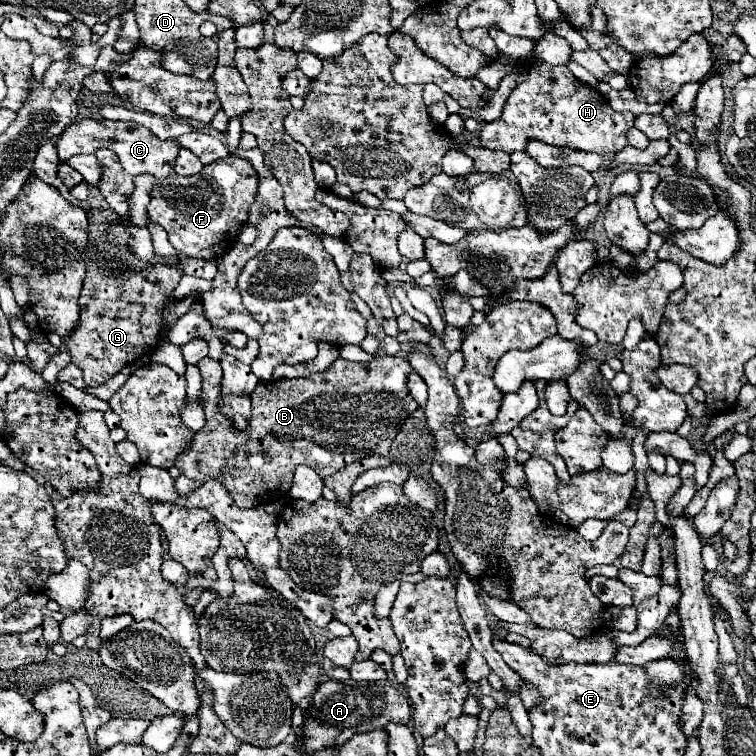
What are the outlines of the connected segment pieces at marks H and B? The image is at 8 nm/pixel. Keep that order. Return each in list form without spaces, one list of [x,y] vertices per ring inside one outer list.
[[[535,60],[525,82],[517,84],[507,98],[501,118],[481,128],[479,146],[511,154],[525,150],[527,140],[535,138],[553,146],[611,156],[627,146],[627,130],[633,122],[635,116],[631,112],[613,110],[599,90],[591,90],[591,86],[579,82],[567,68],[553,68]]]
[[[339,356],[327,370],[311,374],[307,378],[259,382],[257,388],[251,392],[253,410],[249,428],[233,430],[225,414],[219,410],[223,380],[221,364],[211,358],[203,358],[197,366],[203,376],[203,388],[199,398],[205,408],[207,424],[199,430],[195,442],[177,456],[175,466],[189,480],[217,478],[219,482],[223,482],[223,486],[231,492],[235,504],[241,508],[251,508],[257,504],[265,504],[267,500],[275,500],[277,496],[285,496],[291,488],[295,466],[299,464],[305,464],[313,468],[321,478],[327,478],[345,468],[347,464],[361,460],[365,456],[389,454],[391,442],[395,440],[403,420],[417,408],[417,402],[411,398],[407,388],[407,378],[413,372],[413,368],[405,358],[377,356],[369,364],[357,364]]]

